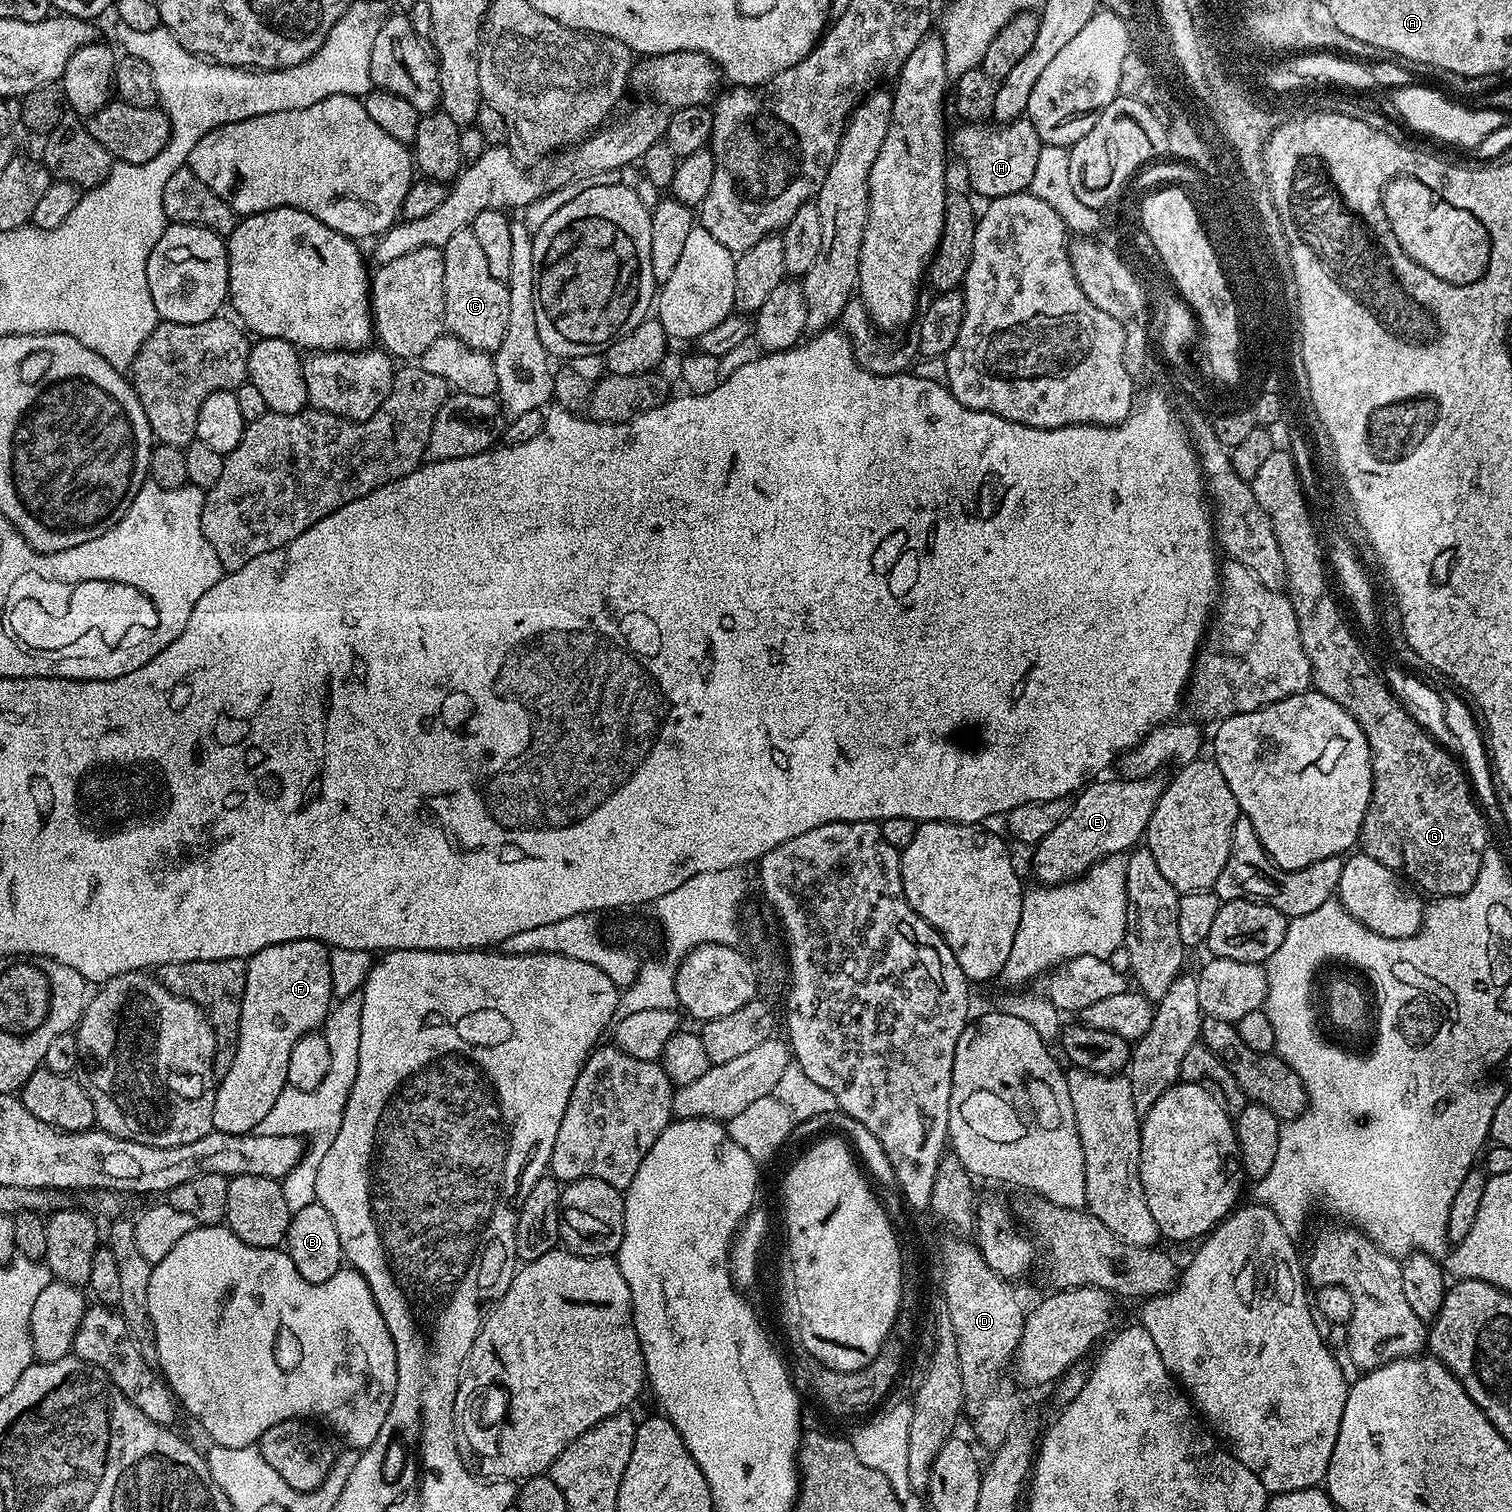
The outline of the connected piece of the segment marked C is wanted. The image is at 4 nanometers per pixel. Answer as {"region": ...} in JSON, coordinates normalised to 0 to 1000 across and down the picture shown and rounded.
{"region":[[[312,150],[303,152],[298,160],[293,163],[294,168],[294,216],[298,222],[307,226],[310,230],[315,230],[317,233],[327,233],[335,218],[335,211],[337,209],[337,194],[335,187],[327,181],[324,181],[324,176],[317,161],[313,158]]]}

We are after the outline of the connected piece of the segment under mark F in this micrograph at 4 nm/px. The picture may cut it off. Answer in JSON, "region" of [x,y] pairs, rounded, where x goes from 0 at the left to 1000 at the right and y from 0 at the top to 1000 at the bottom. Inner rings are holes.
{"region":[[[195,622],[176,626],[163,636],[159,688],[152,708],[145,712],[143,718],[142,748],[167,750],[173,739],[182,736],[185,724],[189,722],[192,694],[216,673],[220,663],[217,631],[218,628],[210,622]],[[183,659],[185,659],[185,664],[183,664]]]}

